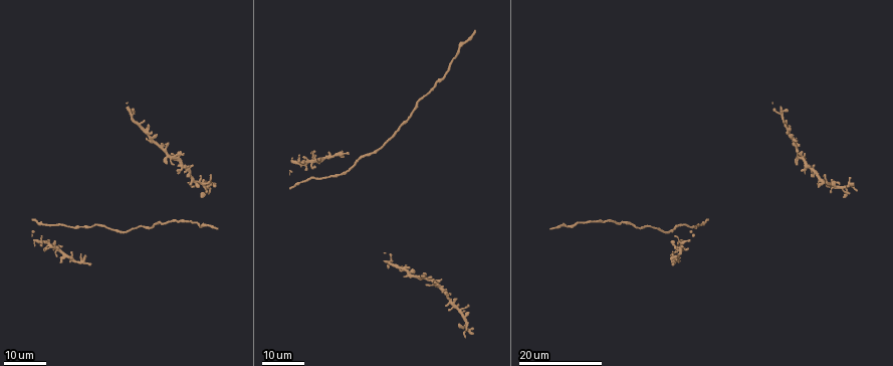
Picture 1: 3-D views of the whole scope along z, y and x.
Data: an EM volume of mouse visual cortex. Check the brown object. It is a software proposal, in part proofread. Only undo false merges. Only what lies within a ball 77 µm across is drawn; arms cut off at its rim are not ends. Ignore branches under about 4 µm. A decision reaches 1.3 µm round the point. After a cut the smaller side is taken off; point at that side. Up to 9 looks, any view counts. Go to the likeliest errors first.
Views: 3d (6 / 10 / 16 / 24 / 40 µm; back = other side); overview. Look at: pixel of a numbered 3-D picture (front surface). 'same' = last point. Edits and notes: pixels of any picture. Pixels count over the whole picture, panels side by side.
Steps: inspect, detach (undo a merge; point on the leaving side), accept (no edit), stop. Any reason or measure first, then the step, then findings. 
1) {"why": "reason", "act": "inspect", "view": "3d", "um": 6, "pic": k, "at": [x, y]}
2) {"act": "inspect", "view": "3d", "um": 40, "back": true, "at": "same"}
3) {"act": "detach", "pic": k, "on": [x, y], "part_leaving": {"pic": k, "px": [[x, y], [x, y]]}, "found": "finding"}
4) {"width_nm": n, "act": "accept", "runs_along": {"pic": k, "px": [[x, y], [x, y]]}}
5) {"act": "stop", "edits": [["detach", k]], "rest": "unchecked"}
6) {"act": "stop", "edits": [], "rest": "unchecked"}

{"why": "four or more arms meet", "act": "inspect", "view": "3d", "um": 24, "pic": 1, "at": [170, 155]}

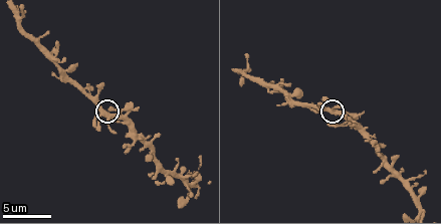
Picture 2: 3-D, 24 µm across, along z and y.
{"act": "inspect", "view": "3d", "um": 10, "pic": 2, "at": [105, 112]}

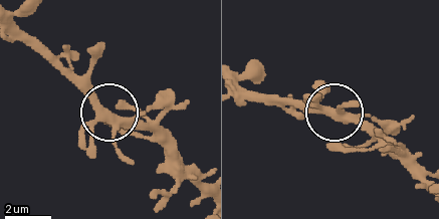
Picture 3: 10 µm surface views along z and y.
{"arms": 4, "act": "accept", "runs_along": {"pic": 3, "px": [[76, 146], [105, 117], [156, 125]]}, "found": "one cell here"}

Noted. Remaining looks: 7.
{"act": "inspect", "view": "3d", "um": 24, "pic": 1, "at": [89, 225]}

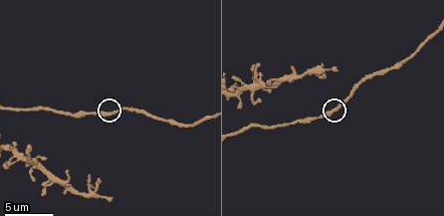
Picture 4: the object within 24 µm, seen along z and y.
{"why": "zoom in", "act": "inspect", "view": "3d", "um": 6, "pic": 4, "at": [336, 108]}

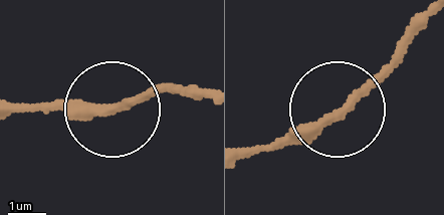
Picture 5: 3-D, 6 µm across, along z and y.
{"act": "accept", "found": "all the same cell"}

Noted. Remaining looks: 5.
{"why": "a narrow waist", "act": "inspect", "view": "3d", "um": 6, "pic": 2, "at": [280, 90]}

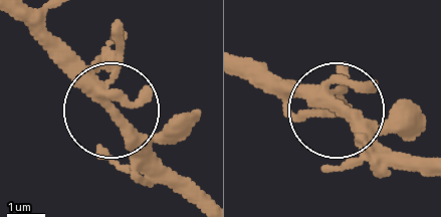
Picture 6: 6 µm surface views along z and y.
{"act": "inspect", "view": "3d", "um": 6, "back": true, "pic": 6, "at": [117, 113]}

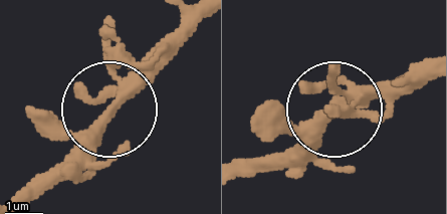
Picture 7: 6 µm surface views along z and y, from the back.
{"act": "accept", "runs_along": {"pic": 7, "px": [[15, 205], [176, 45]]}, "found": "one cell here"}

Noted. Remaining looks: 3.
{"why": "calibre changes", "act": "inspect", "view": "3d", "um": 16, "pic": 1, "at": [141, 227]}

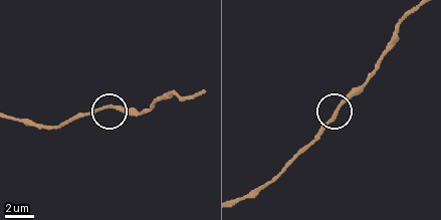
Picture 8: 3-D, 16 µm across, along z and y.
{"act": "inspect", "view": "3d", "um": 6, "pic": 8, "at": [338, 106]}

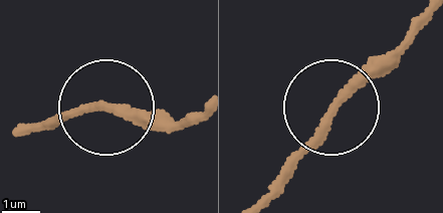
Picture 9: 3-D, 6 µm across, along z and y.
{"act": "accept", "found": "continuous, no second cell"}

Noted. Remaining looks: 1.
{"act": "stop", "edits": [], "rest": "unchecked"}

